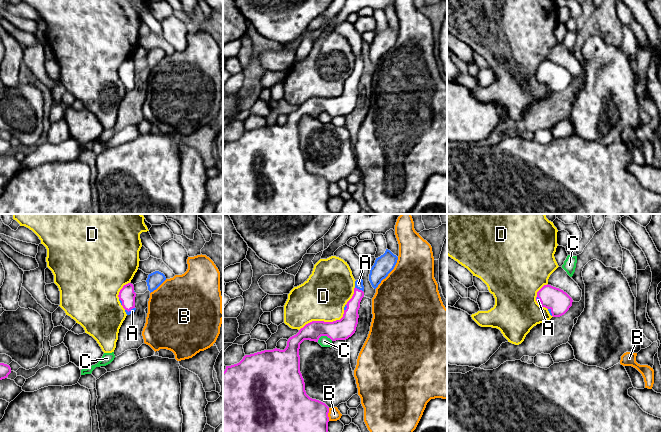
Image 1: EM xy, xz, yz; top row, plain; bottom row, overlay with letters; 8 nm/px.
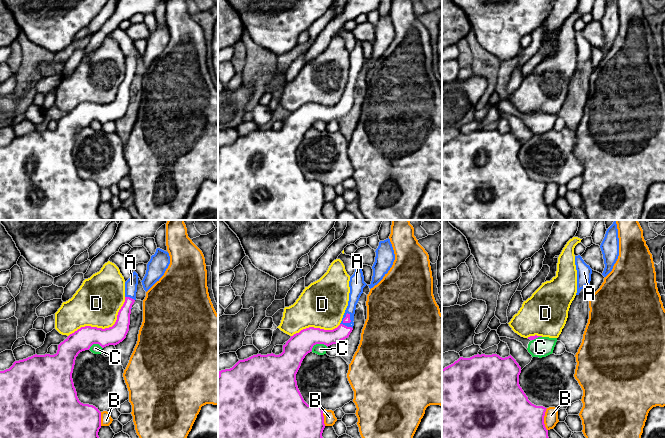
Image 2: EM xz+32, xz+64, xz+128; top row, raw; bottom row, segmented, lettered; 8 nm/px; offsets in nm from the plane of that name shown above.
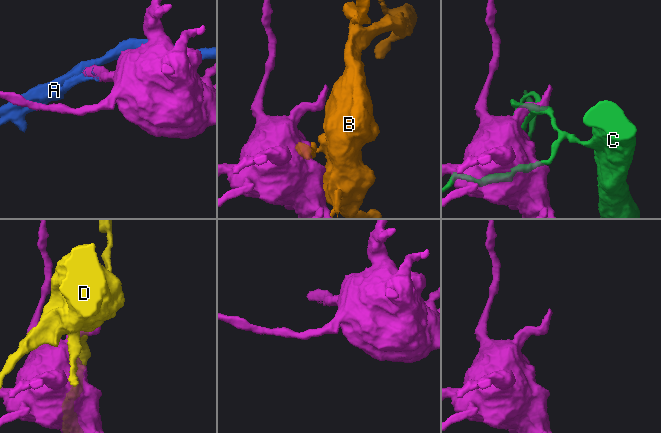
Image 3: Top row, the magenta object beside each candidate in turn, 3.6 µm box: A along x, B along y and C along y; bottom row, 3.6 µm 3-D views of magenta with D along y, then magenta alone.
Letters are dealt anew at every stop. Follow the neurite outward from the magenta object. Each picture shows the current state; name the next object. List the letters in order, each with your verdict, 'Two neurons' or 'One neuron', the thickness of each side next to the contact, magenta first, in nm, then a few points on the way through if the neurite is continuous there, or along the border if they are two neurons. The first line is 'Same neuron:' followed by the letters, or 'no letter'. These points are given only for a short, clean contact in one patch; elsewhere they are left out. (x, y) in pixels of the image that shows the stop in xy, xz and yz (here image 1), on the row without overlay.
Same neuron: no letter
A: Two neurons. Thickness 130 nm (magenta) against 60 nm
B: Two neurons. Thickness 480 nm (magenta) against 100 nm
C: Two neurons. Thickness 170 nm (magenta) against 90 nm
D: Two neurons. Thickness 170 nm (magenta) against 380 nm

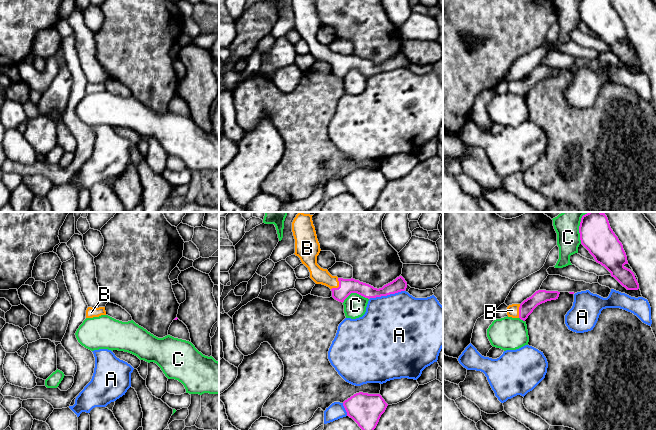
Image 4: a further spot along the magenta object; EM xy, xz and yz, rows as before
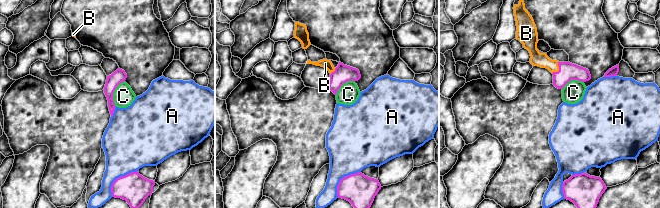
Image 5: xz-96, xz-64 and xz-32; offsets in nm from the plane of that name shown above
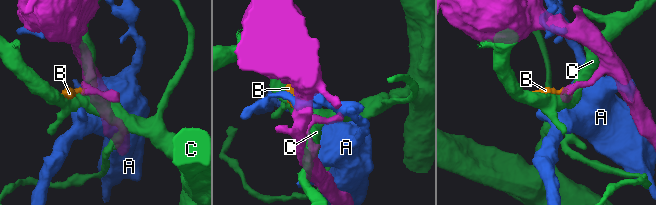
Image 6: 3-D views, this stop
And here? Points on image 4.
Same neuron: B
A: Two neurons. Thickness 110 nm (magenta) against 500 nm
B: One neuron. Thickness 130 nm (magenta) against 130 nm. Path across: xz (346, 62), (339, 62), (319, 51)
C: Two neurons. Thickness 130 nm (magenta) against 180 nm

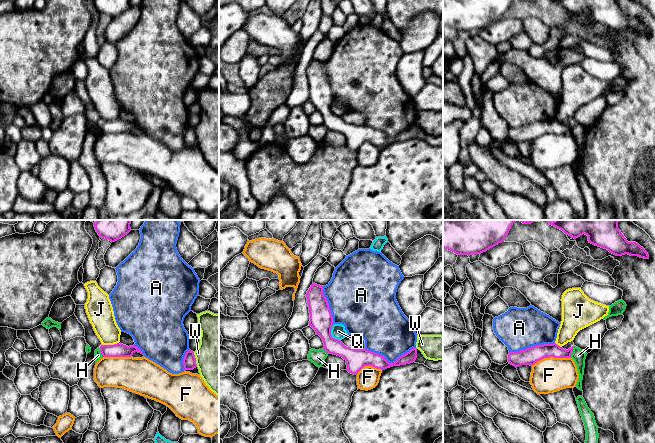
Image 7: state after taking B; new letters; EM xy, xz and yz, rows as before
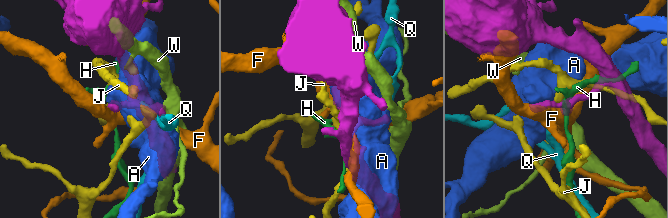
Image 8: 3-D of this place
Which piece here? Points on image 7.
Same neuron: no letter
A: Two neurons. Thickness 150 nm (magenta) against 380 nm. Boundary: xz (415, 123), (393, 138), (365, 125)
F: Two neurons. Thickness 140 nm (magenta) against 280 nm
H: Two neurons. Thickness 120 nm (magenta) against 110 nm. Boundary: yz (574, 122), (570, 133)
J: Two neurons. Thickness 110 nm (magenta) against 200 nm. Boundary: xy (119, 117), (113, 120), (102, 121)
Q: Two neurons. Thickness 190 nm (magenta) against 120 nm. Boundary: xz (334, 100), (331, 105), (331, 111), (340, 116)
W: Two neurons. Thickness 100 nm (magenta) against 360 nm

